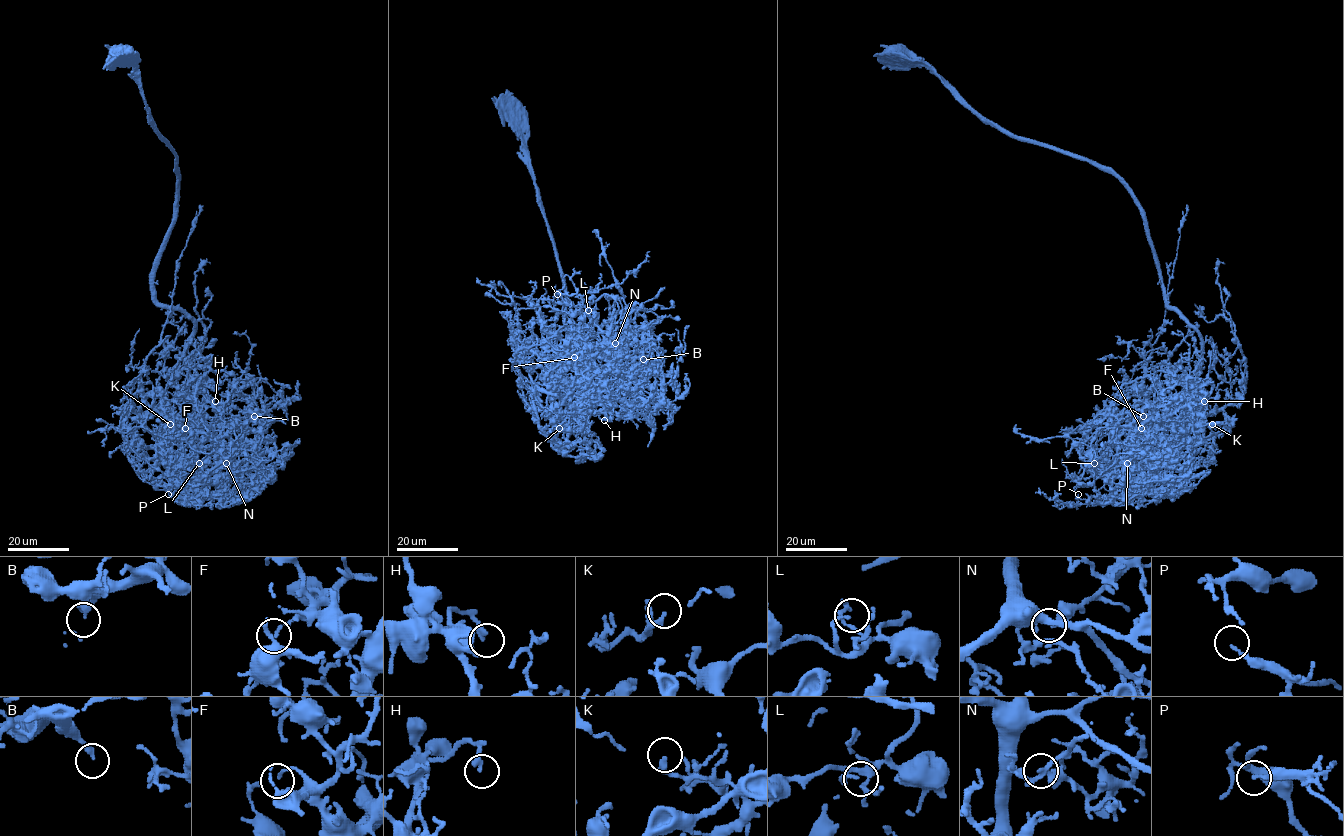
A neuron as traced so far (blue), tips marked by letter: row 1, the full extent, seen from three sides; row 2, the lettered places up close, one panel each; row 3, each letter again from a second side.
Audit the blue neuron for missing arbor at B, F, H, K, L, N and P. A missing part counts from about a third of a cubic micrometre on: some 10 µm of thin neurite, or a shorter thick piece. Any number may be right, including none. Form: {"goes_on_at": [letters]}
{"goes_on_at": []}

